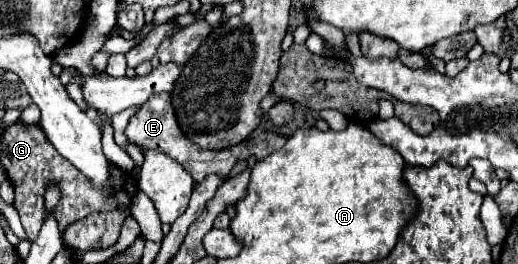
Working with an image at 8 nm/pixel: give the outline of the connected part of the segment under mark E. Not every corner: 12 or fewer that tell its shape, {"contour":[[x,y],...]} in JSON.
{"contour":[[155,92],[129,118],[125,136],[179,160],[195,182],[223,176],[239,158],[265,158],[285,144],[259,132],[249,144],[201,150]]}

